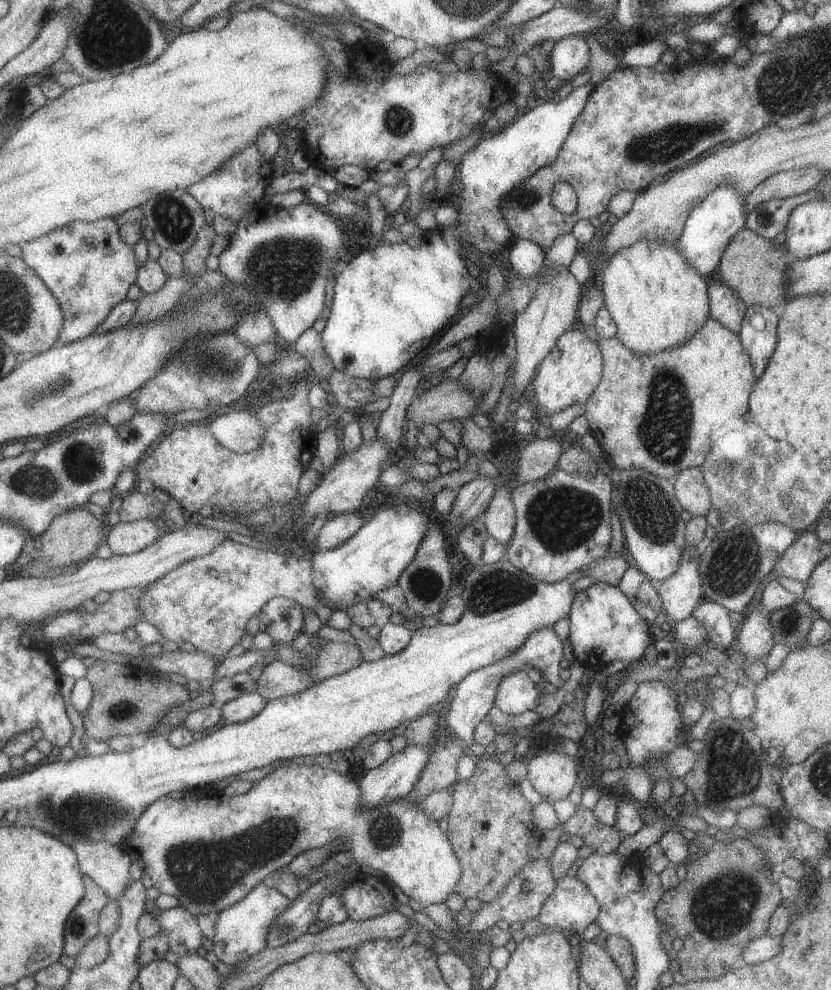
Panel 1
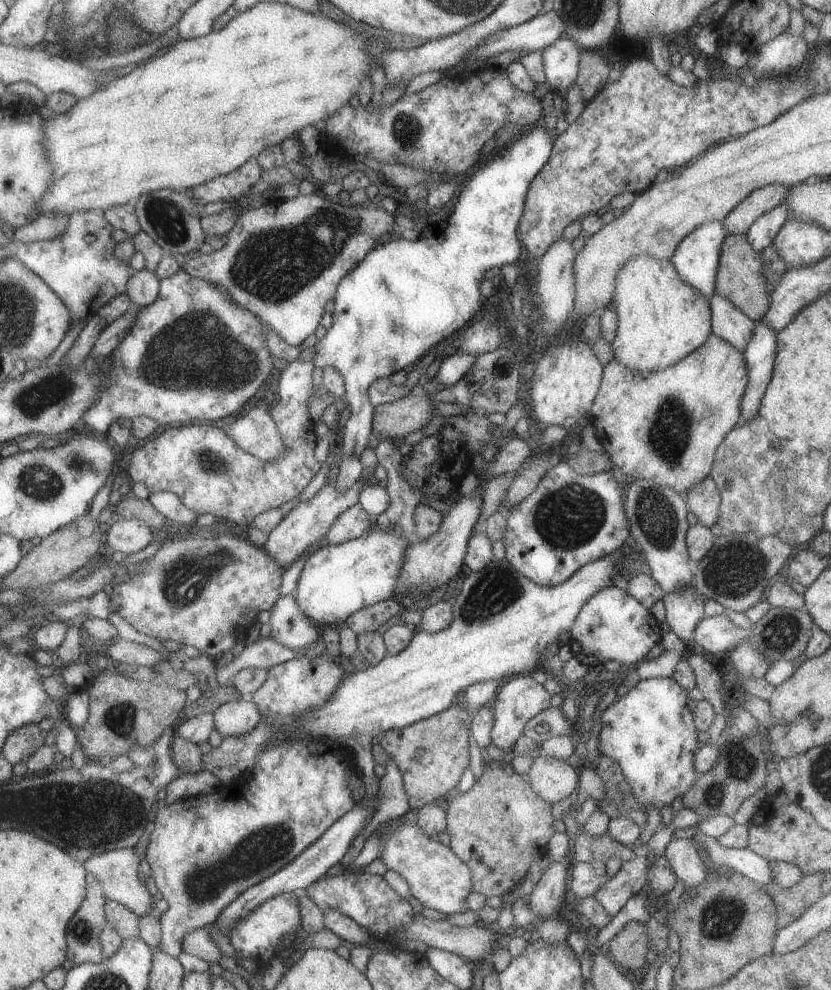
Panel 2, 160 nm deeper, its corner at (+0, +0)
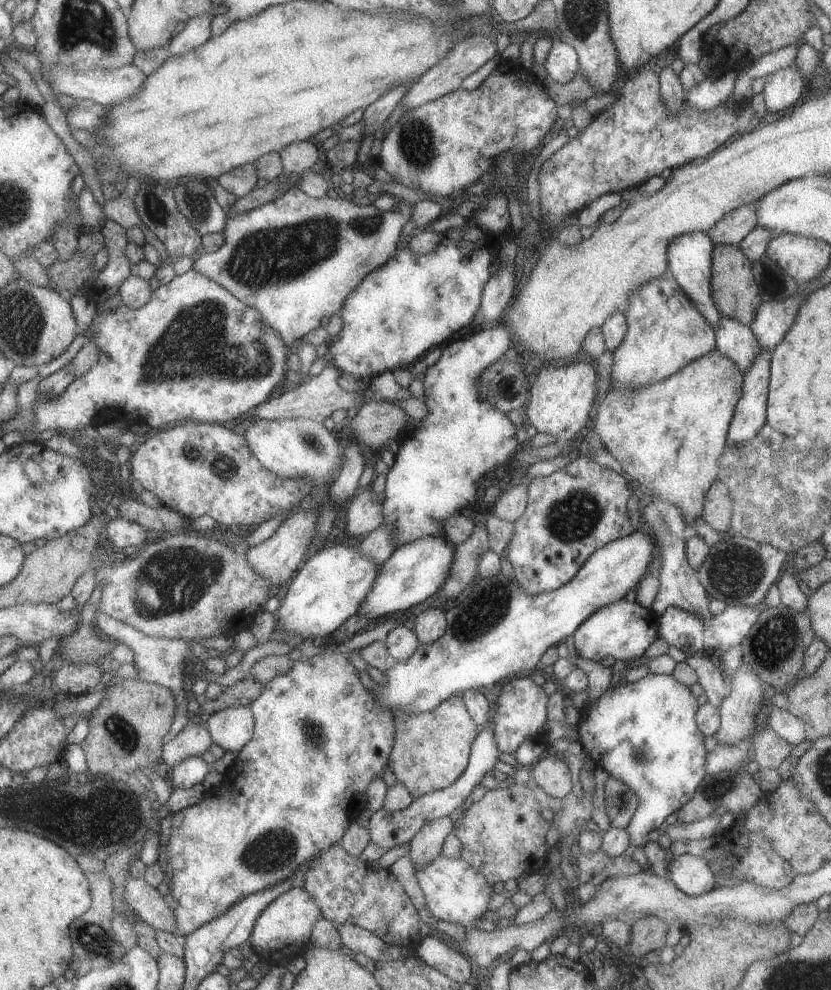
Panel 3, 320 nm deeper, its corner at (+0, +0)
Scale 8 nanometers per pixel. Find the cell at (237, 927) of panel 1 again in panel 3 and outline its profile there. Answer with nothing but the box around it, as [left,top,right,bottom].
[250,886,322,965]

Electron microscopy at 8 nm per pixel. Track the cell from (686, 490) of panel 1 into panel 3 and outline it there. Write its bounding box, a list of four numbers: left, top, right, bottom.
[700,478,732,532]

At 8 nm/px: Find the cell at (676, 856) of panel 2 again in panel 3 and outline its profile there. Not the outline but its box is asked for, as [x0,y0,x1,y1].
[667,853,716,897]

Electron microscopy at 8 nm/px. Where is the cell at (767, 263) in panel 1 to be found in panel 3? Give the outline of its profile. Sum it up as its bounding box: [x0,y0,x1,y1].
[711,244,762,326]

